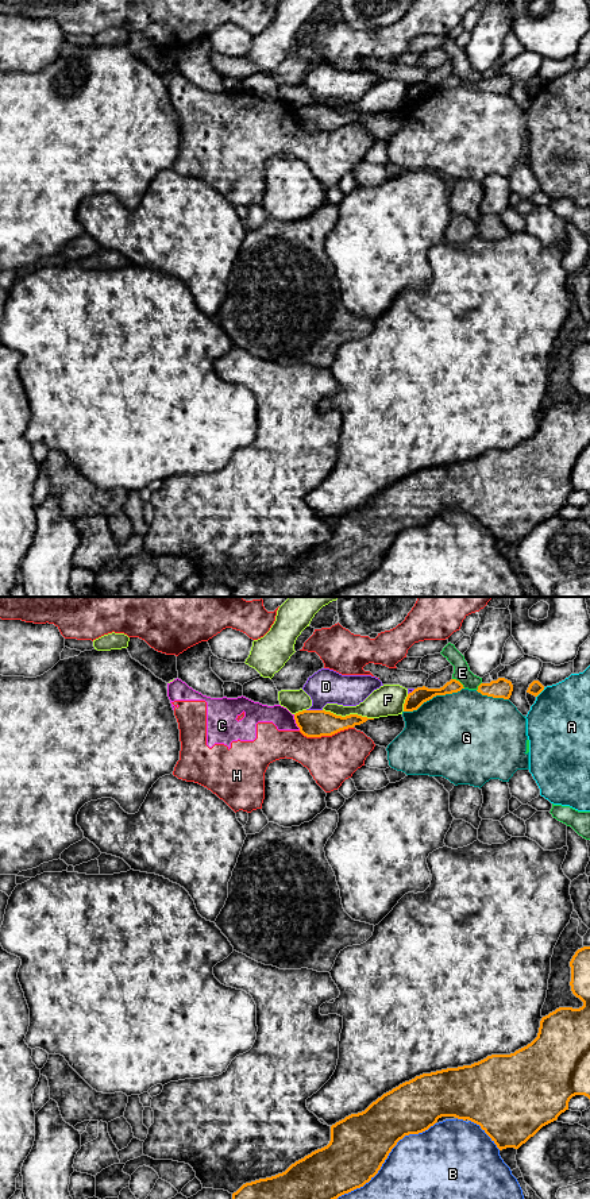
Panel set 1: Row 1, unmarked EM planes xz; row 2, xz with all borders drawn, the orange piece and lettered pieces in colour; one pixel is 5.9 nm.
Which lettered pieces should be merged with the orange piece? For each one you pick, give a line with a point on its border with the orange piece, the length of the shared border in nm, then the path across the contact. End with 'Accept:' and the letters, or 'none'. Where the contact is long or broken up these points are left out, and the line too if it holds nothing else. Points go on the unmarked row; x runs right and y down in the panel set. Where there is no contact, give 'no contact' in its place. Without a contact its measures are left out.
Accept: none

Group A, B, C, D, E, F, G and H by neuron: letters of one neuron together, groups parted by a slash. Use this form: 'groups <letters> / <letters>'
groups A / B / C H / D / E / F / G

